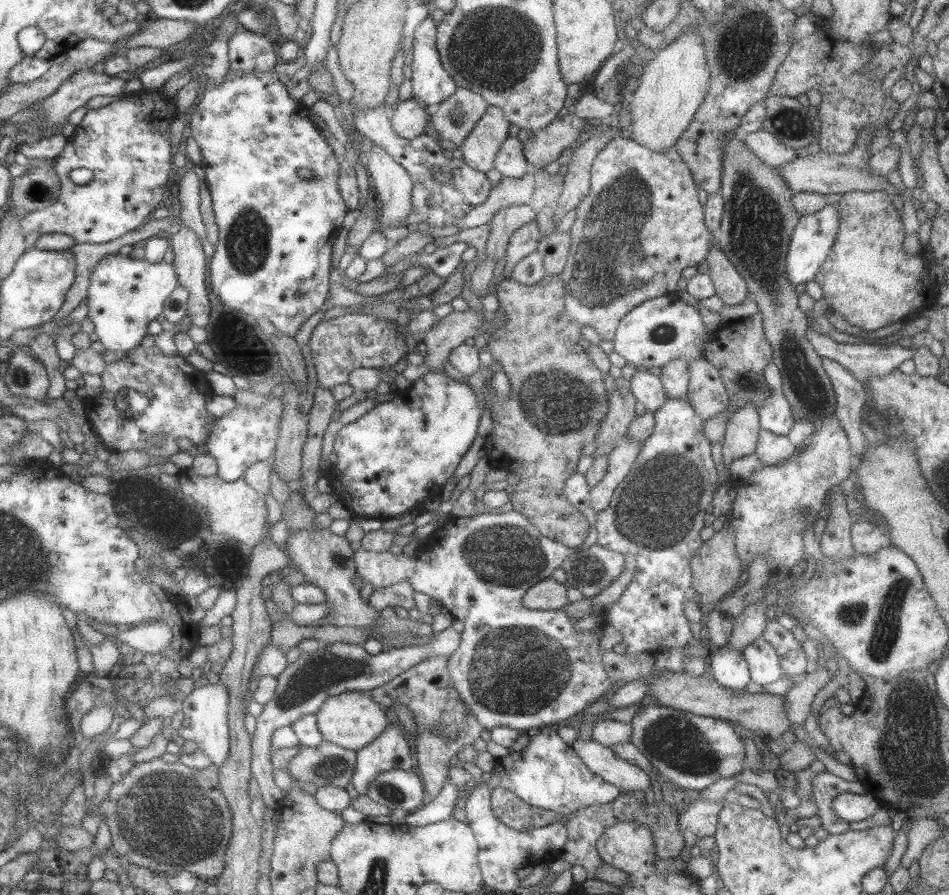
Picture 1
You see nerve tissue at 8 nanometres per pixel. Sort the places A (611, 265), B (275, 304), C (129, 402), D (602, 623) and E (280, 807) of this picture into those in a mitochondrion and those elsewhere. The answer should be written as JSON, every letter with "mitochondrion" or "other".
{"A":"mitochondrion","B":"other","C":"mitochondrion","D":"other","E":"other"}

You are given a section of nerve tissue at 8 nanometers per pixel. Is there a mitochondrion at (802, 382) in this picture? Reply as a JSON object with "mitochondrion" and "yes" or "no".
{"mitochondrion":"yes"}

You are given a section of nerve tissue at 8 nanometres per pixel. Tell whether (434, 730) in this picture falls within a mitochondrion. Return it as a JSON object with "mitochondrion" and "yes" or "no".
{"mitochondrion":"yes"}

